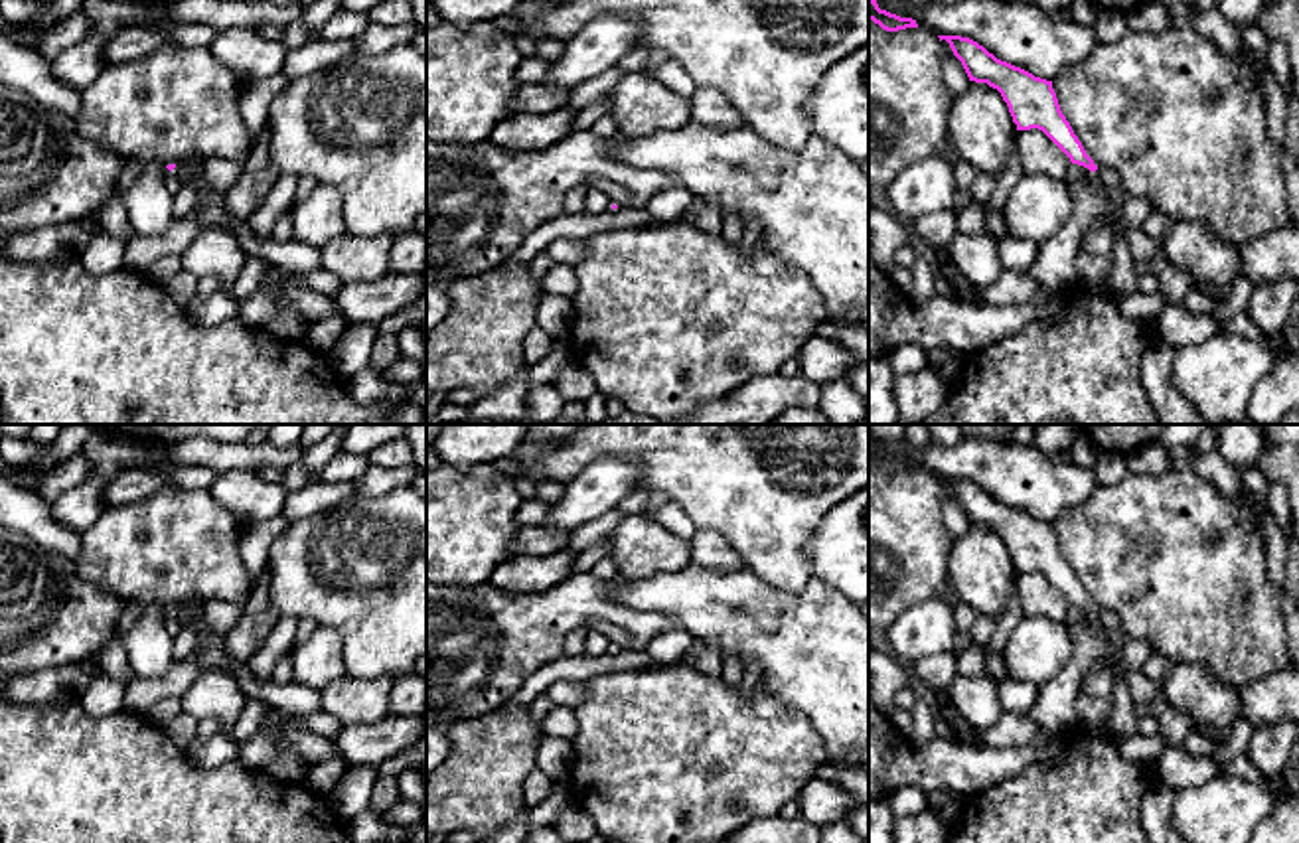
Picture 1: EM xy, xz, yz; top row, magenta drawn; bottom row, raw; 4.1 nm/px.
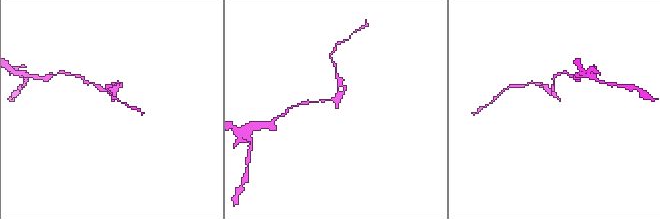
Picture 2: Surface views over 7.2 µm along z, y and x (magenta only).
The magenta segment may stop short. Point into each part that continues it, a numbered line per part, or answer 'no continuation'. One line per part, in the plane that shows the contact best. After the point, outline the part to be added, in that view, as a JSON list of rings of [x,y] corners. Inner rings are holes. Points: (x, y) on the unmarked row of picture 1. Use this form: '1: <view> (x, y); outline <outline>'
no continuation

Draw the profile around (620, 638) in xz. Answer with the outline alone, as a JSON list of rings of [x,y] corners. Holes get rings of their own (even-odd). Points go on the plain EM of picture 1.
[[[588,620],[584,624],[584,630],[586,632],[594,630],[594,632],[608,636],[612,646],[618,648],[618,650],[620,648],[624,648],[624,650],[634,648],[630,634],[626,630],[622,630],[620,626],[608,622],[608,620]]]

